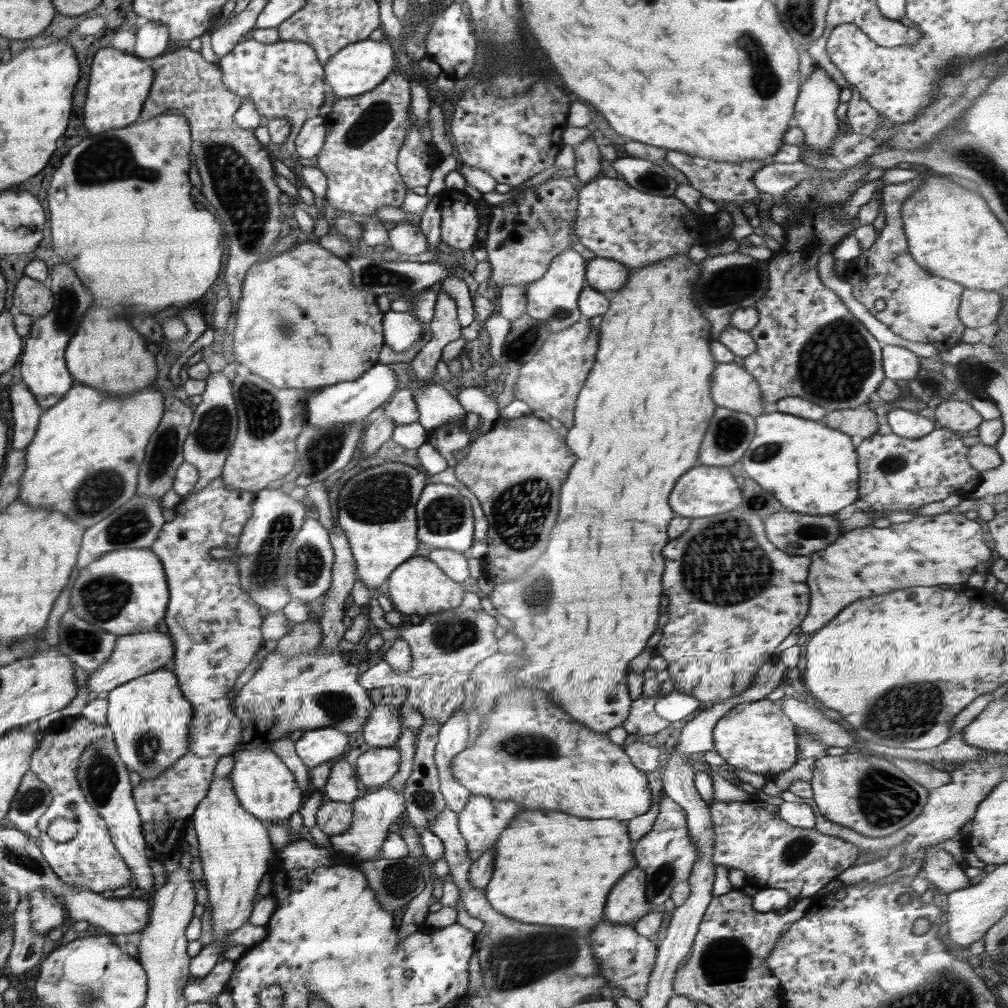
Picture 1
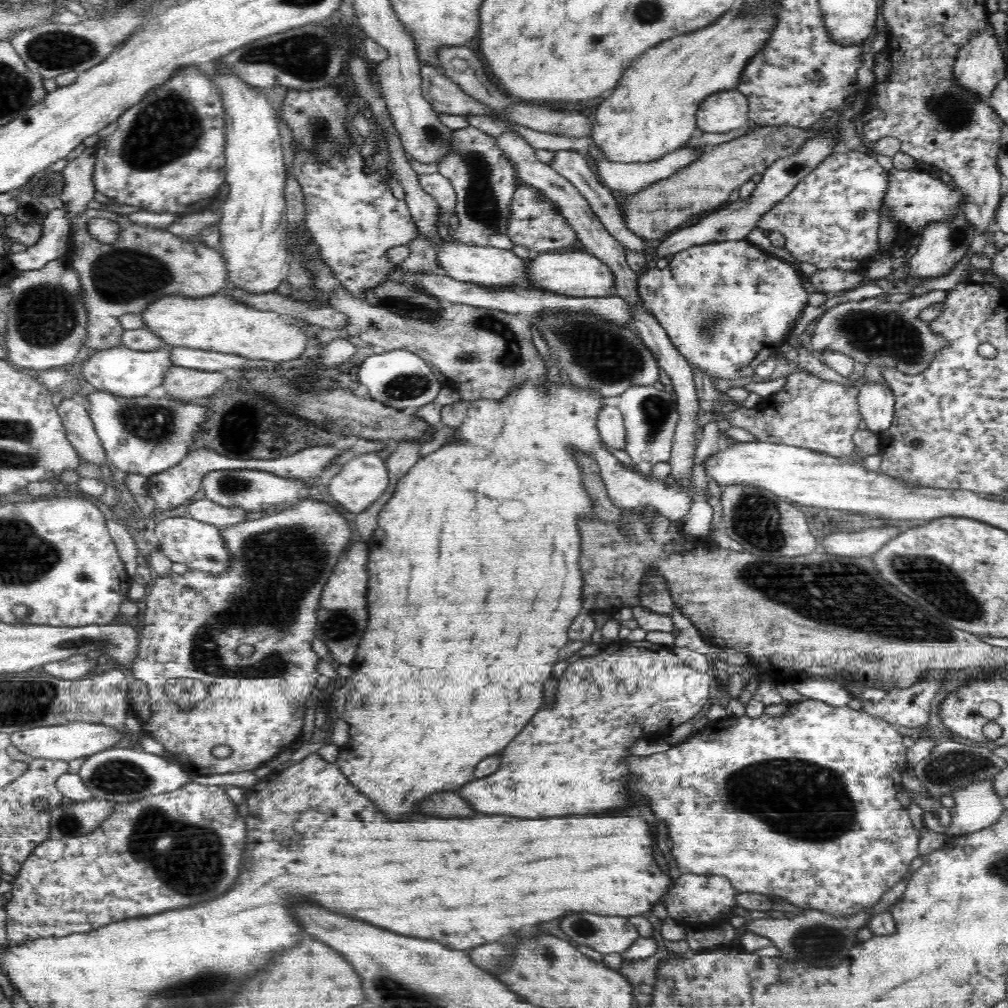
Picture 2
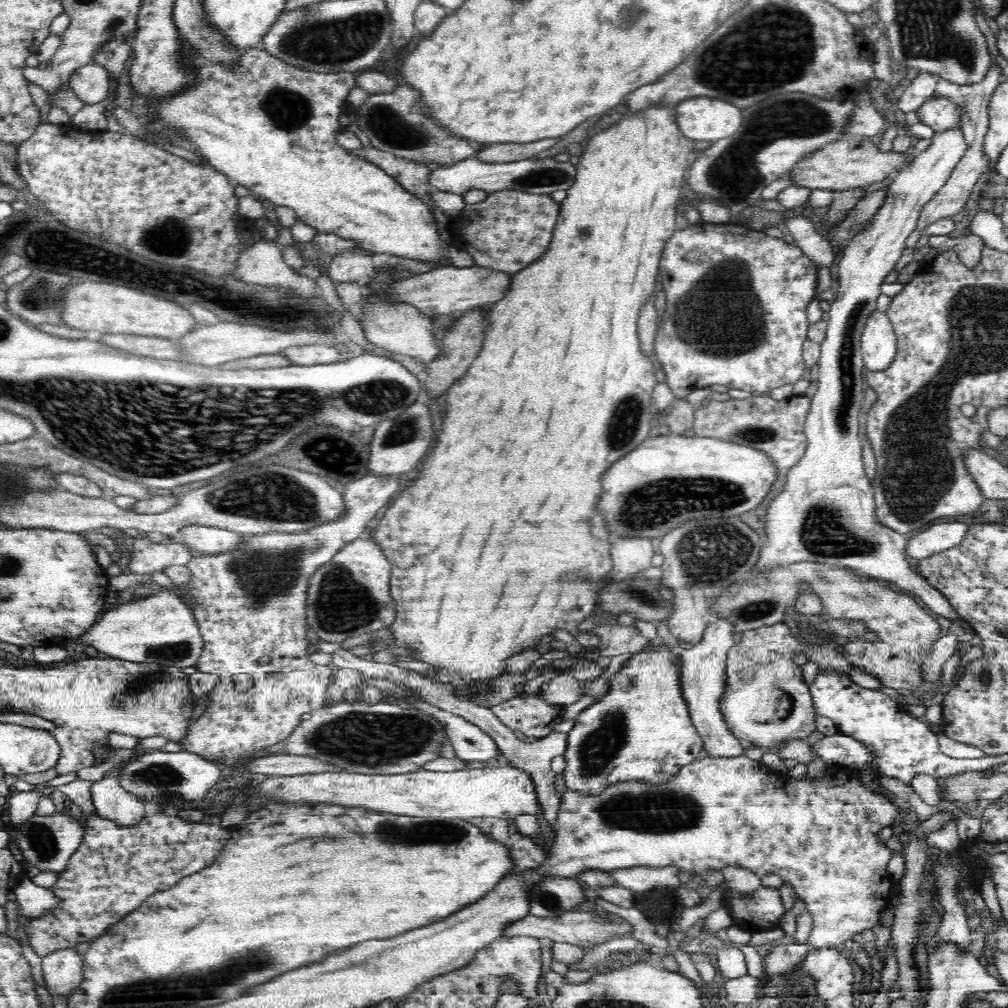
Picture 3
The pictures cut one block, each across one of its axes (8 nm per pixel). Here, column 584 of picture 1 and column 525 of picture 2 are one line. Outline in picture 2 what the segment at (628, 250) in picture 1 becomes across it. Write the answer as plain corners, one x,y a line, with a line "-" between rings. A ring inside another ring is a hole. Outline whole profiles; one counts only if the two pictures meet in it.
521,184
515,188
510,220
506,225
506,234
515,246
526,246
533,255
556,251
572,250
576,244
577,234
564,216
561,216
551,204
540,199
540,191
530,185

